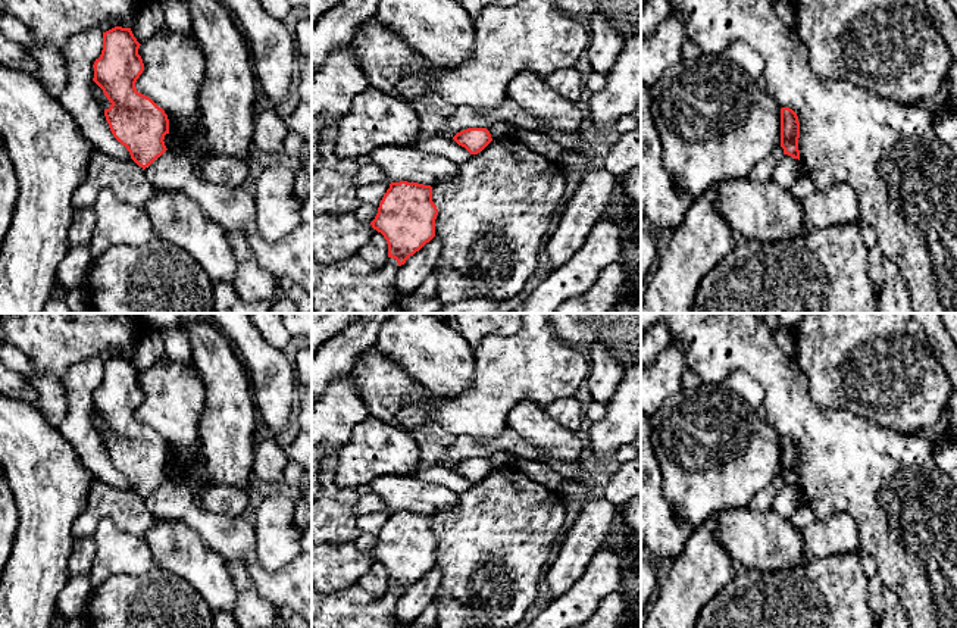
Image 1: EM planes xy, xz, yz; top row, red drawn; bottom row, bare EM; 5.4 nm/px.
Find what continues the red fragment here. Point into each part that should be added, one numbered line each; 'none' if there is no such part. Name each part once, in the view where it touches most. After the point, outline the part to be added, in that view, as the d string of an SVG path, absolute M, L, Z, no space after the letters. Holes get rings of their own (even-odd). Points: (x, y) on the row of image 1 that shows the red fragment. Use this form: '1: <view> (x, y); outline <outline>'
none

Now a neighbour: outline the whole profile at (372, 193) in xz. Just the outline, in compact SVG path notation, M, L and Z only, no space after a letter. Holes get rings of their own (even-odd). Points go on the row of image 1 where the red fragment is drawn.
M370 182L370 184L359 185L356 188L356 196L362 203L370 203L379 206L388 188L390 188L390 182Z

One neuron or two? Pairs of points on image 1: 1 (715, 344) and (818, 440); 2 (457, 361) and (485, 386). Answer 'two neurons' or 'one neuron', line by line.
1: one neuron
2: two neurons

